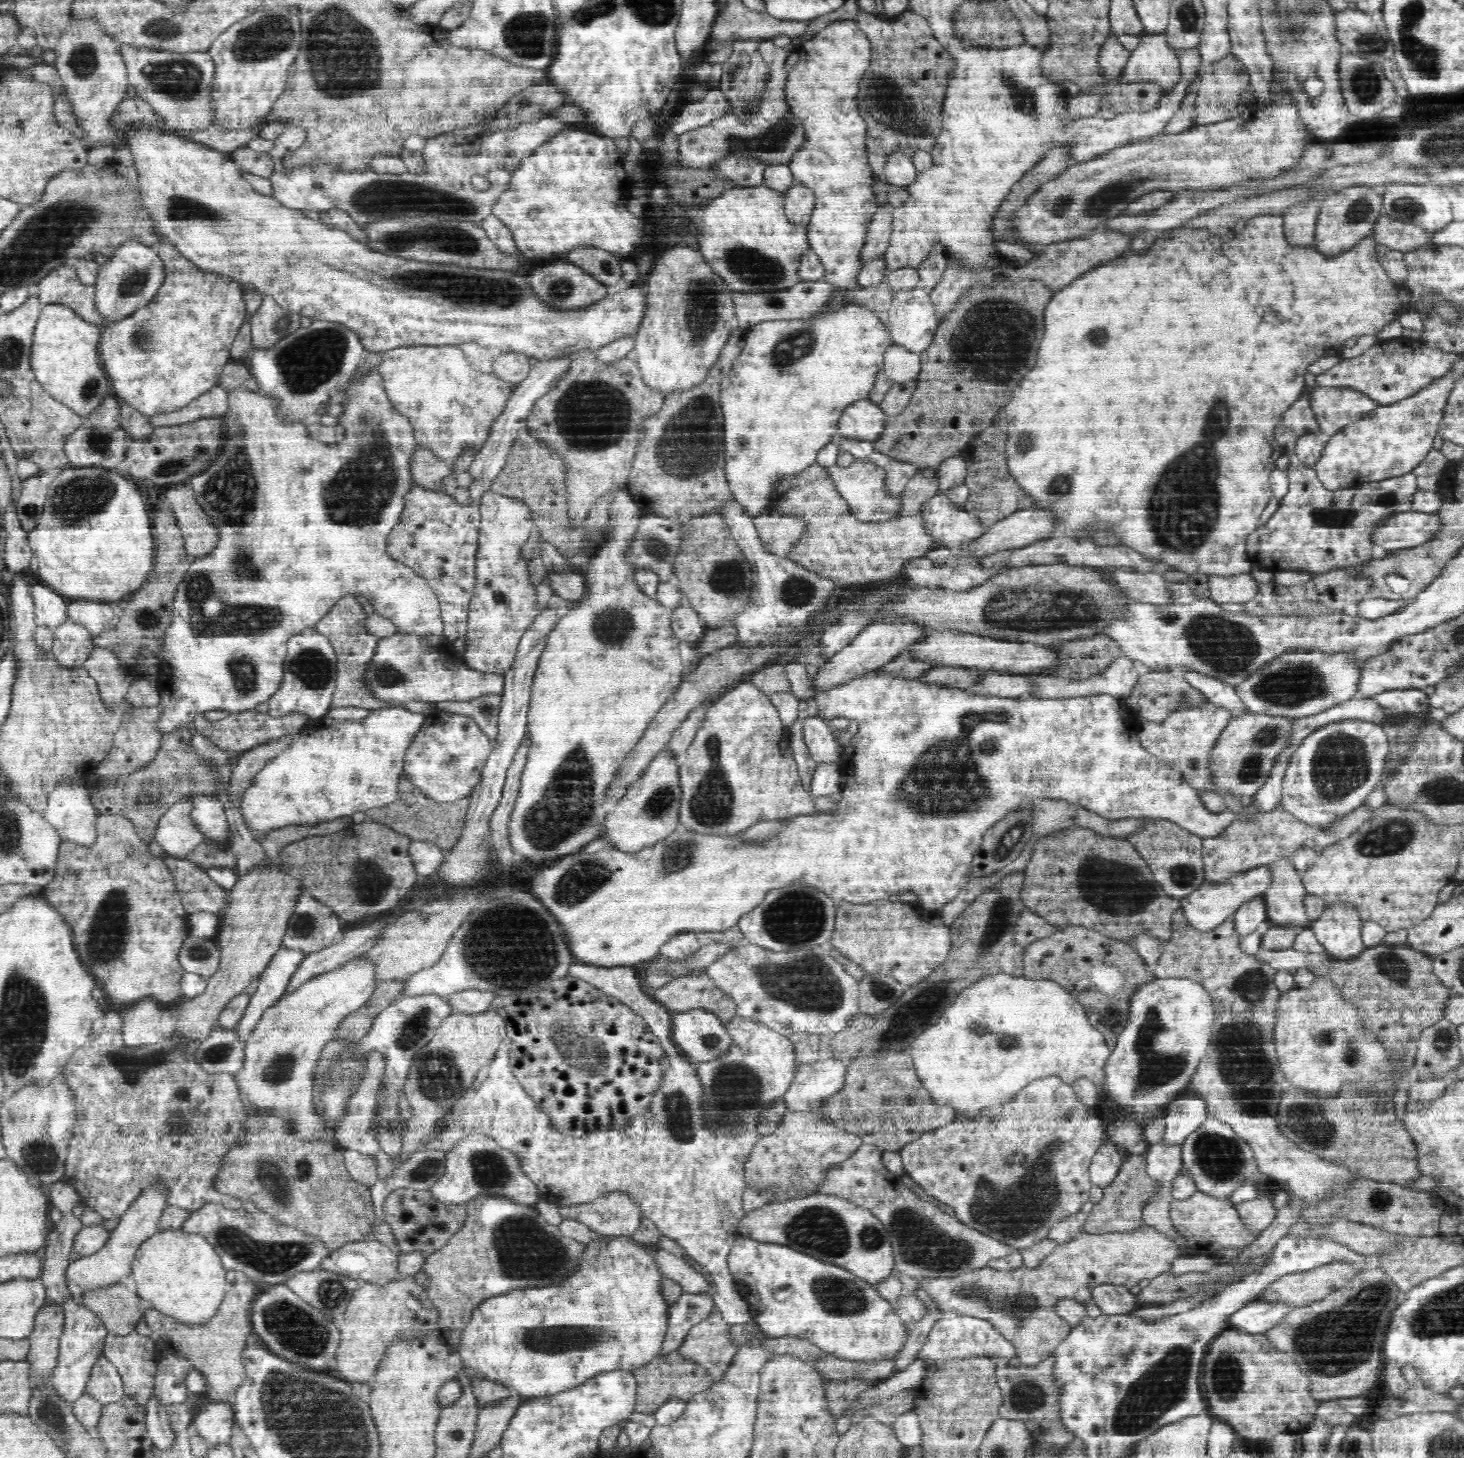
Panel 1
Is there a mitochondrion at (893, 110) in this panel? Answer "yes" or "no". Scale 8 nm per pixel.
yes

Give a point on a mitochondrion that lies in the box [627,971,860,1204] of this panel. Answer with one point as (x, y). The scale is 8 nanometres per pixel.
(738, 1090)

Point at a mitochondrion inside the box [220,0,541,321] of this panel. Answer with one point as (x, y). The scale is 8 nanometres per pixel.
(341, 53)

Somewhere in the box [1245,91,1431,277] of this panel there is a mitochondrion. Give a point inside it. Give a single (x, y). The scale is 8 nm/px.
(1357, 212)

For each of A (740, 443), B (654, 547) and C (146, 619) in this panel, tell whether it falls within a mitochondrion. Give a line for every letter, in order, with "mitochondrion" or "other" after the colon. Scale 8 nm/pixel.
A: mitochondrion
B: mitochondrion
C: mitochondrion

